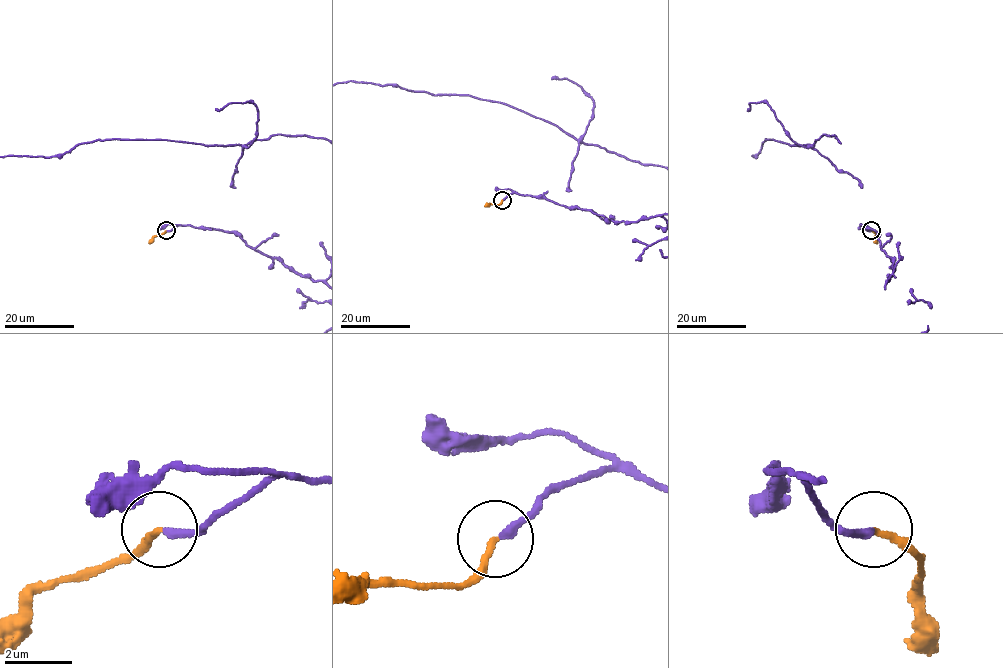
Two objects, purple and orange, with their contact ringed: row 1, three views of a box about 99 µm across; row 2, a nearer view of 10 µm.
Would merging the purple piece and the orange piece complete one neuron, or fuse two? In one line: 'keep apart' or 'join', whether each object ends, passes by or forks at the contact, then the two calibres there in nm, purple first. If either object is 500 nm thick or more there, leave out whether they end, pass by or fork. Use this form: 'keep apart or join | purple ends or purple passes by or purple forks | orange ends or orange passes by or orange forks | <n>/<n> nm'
join | purple ends | orange ends | 240/180 nm

